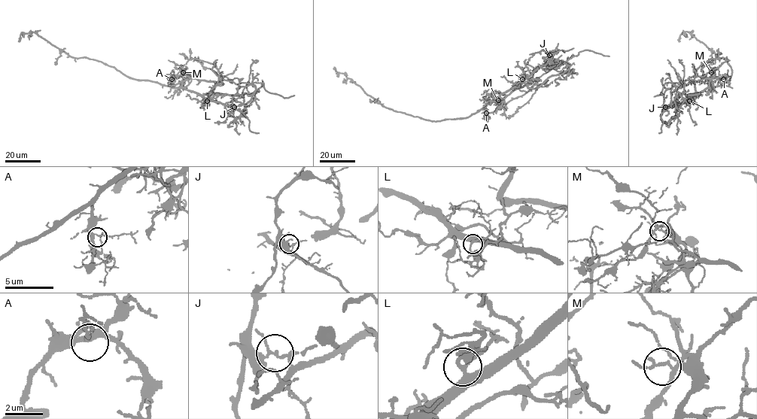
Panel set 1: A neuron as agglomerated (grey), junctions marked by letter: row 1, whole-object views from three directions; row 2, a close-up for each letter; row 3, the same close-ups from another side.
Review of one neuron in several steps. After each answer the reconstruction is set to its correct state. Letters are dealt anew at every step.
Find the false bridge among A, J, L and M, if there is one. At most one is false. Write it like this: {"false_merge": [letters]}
{"false_merge": ["J"]}

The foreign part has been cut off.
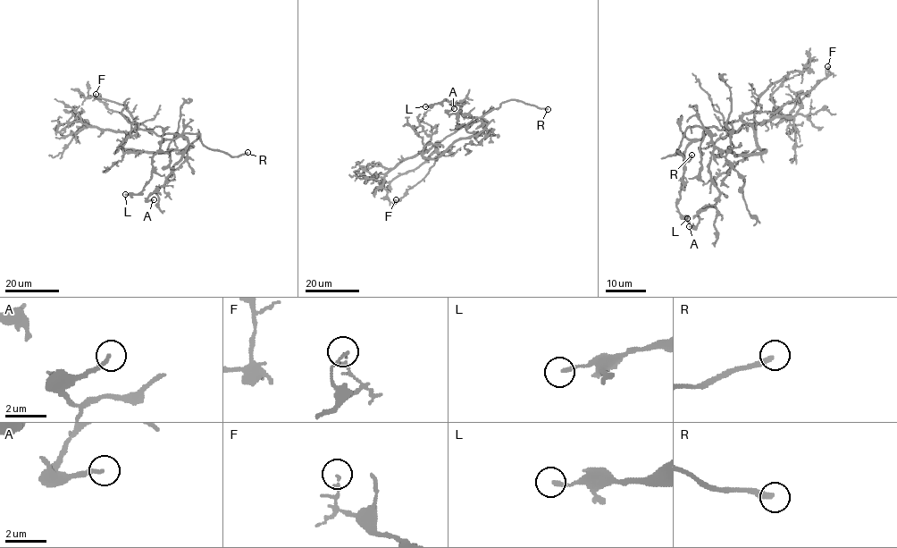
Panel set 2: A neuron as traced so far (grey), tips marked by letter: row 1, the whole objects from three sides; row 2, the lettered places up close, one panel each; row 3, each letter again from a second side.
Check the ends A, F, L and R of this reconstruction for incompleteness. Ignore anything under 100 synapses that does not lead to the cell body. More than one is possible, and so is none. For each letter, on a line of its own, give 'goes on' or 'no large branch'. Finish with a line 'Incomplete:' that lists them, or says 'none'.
A: no large branch
F: no large branch
L: no large branch
R: goes on
Incomplete: R

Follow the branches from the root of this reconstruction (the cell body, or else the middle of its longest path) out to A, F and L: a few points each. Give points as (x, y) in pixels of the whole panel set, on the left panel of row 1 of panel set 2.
A: (148, 130), (158, 135), (176, 133), (188, 142), (185, 152), (165, 182), (148, 196), (148, 200), (154, 199)
F: (148, 130), (140, 130), (136, 124), (138, 123), (132, 124), (120, 113), (109, 109), (96, 97), (96, 94)
L: (148, 130), (158, 135), (179, 135), (161, 143), (152, 158), (152, 177), (144, 188), (138, 193), (125, 194)

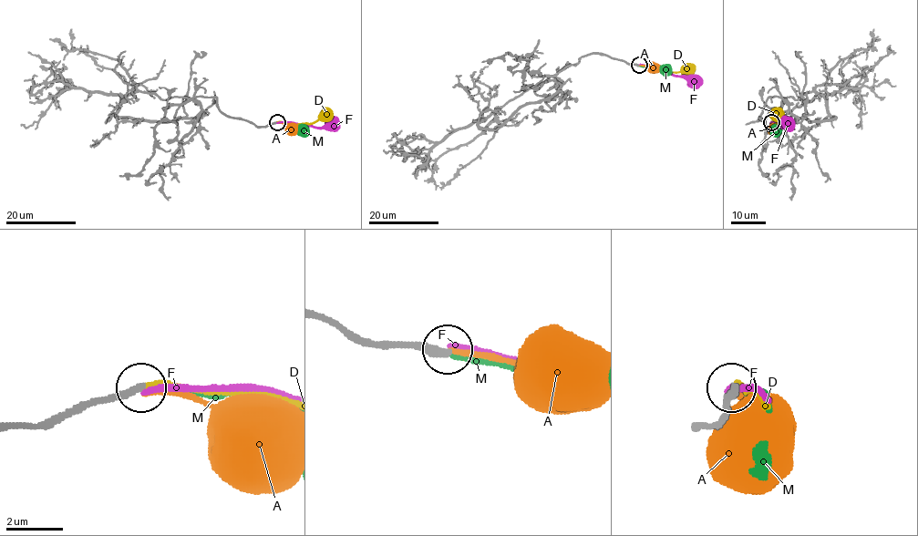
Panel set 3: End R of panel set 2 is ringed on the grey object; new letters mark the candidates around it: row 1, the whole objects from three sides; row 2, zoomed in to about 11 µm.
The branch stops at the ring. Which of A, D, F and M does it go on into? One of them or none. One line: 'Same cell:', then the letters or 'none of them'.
Same cell: D

